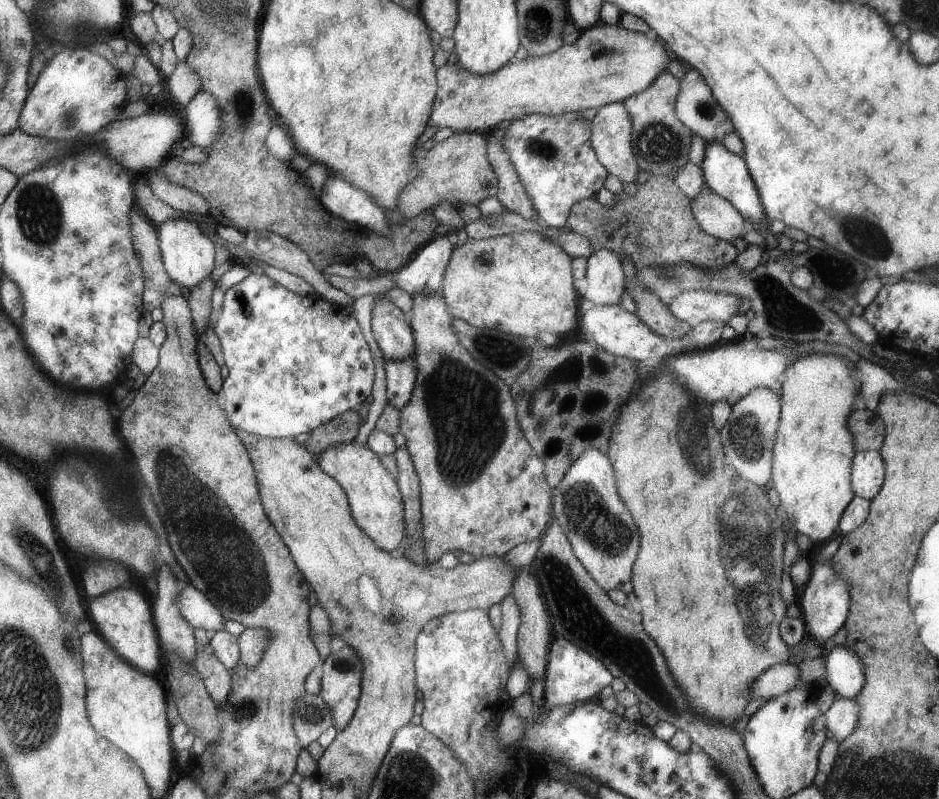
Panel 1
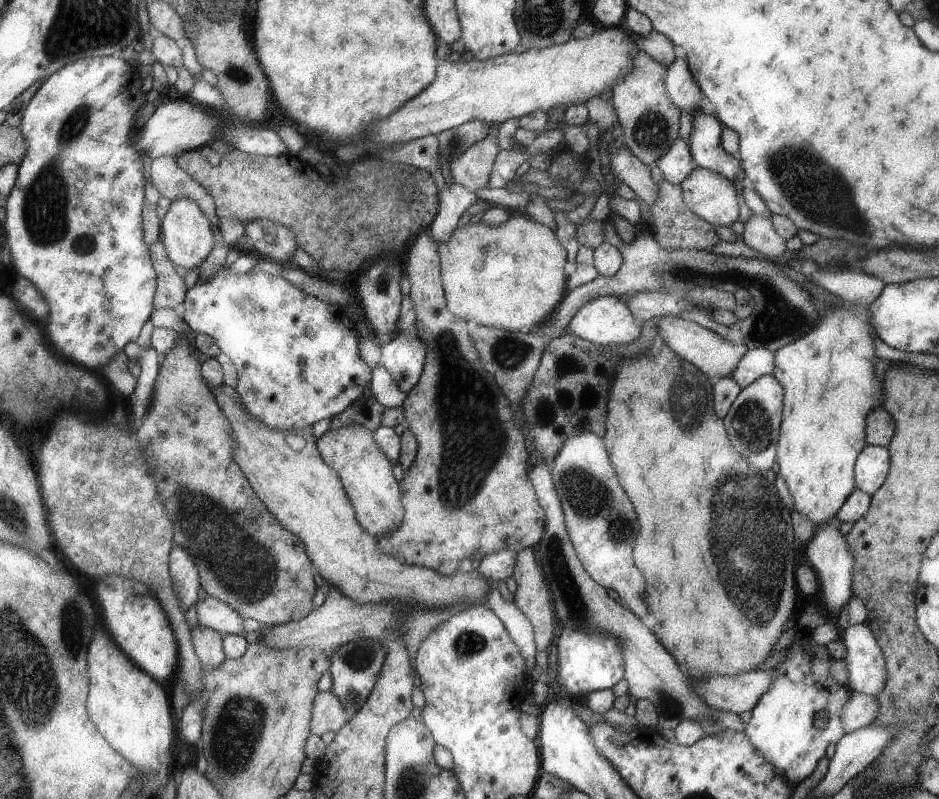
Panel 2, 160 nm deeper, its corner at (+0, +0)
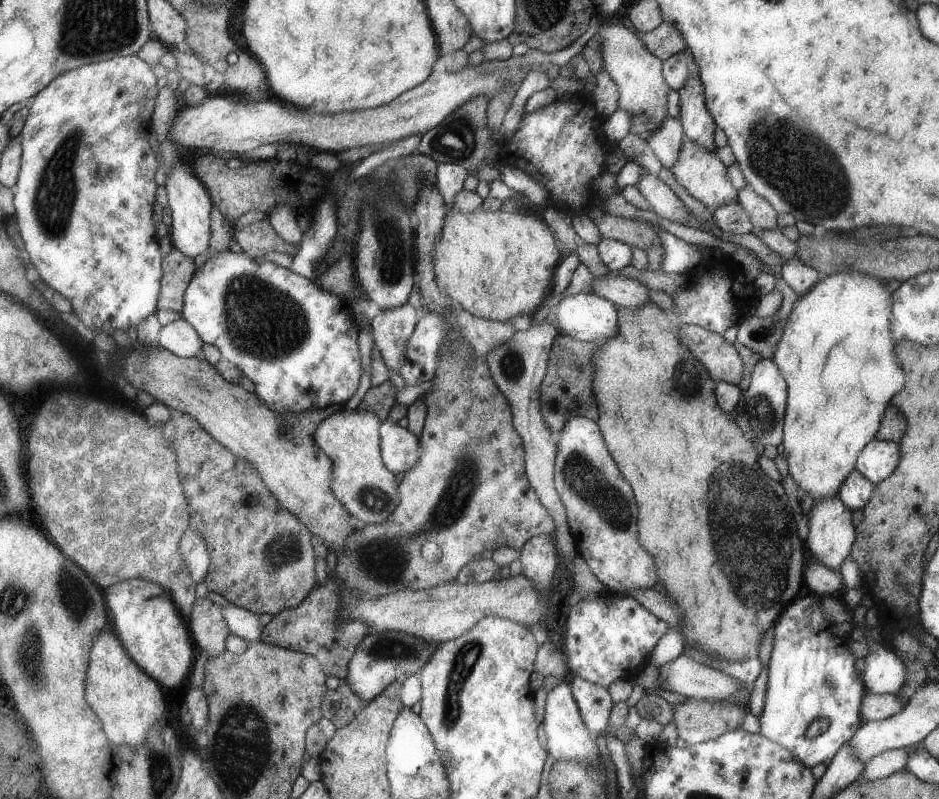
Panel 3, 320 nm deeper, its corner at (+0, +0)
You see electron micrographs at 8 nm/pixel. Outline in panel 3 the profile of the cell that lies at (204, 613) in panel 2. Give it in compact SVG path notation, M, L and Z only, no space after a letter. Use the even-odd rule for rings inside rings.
M236 605L225 609L224 612L232 634L248 642L260 642L263 640L265 626L260 622L258 613Z

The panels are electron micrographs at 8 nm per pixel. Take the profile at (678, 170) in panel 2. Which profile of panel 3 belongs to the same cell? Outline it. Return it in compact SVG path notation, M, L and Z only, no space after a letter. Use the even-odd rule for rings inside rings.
M668 116L662 128L649 136L647 143L649 152L654 153L664 167L672 168L680 158L685 140L685 131L679 118Z

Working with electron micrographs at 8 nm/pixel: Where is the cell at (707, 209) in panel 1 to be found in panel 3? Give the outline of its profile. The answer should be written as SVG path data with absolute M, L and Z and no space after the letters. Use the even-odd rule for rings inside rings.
M686 138L681 148L680 158L671 171L680 186L683 186L696 200L700 200L704 206L712 210L721 207L721 204L724 203L737 202L739 198L739 192L736 192L736 188L730 184L726 176L726 167L716 156L716 151L704 148L694 140Z

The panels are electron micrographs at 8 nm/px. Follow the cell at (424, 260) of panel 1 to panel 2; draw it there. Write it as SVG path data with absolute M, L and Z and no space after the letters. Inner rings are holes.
M456 181L447 184L446 188L439 191L439 209L429 226L429 231L439 246L441 246L441 242L450 238L462 213L478 200L480 199L476 193Z

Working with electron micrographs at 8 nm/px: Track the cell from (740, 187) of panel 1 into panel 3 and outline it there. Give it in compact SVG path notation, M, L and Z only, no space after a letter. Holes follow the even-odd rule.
M695 69L690 73L685 85L677 91L680 107L677 116L682 123L686 138L694 140L704 148L716 151L717 123L705 103L705 85L701 81L700 72Z

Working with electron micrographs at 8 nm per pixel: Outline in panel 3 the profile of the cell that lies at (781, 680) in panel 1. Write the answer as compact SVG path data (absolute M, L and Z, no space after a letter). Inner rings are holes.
M682 654L660 667L660 680L659 686L662 689L670 690L674 694L678 692L678 694L685 696L685 698L702 700L730 699L731 701L738 701L739 704L744 706L748 706L750 692L753 689L753 684L742 684L742 682L738 682L734 677L697 663L695 660L689 659Z

